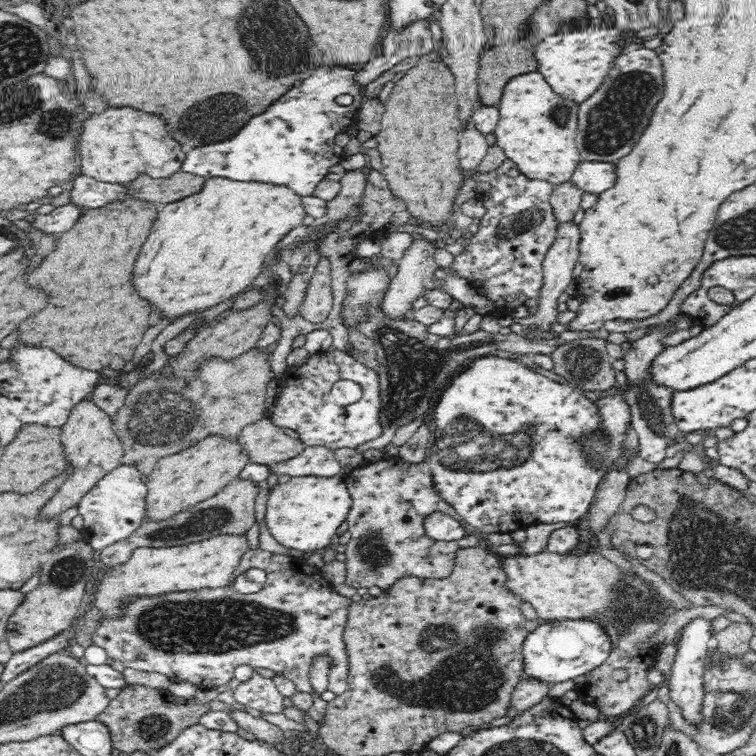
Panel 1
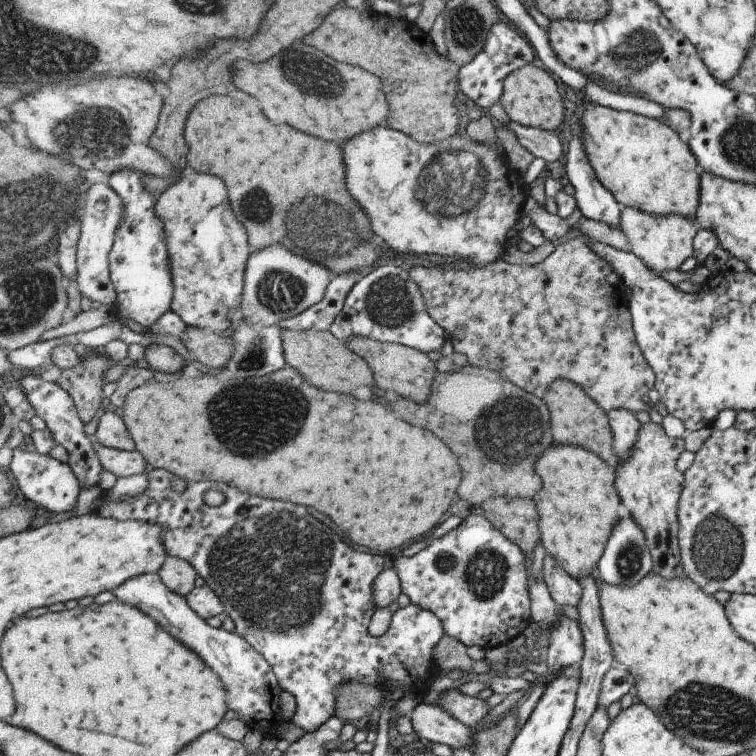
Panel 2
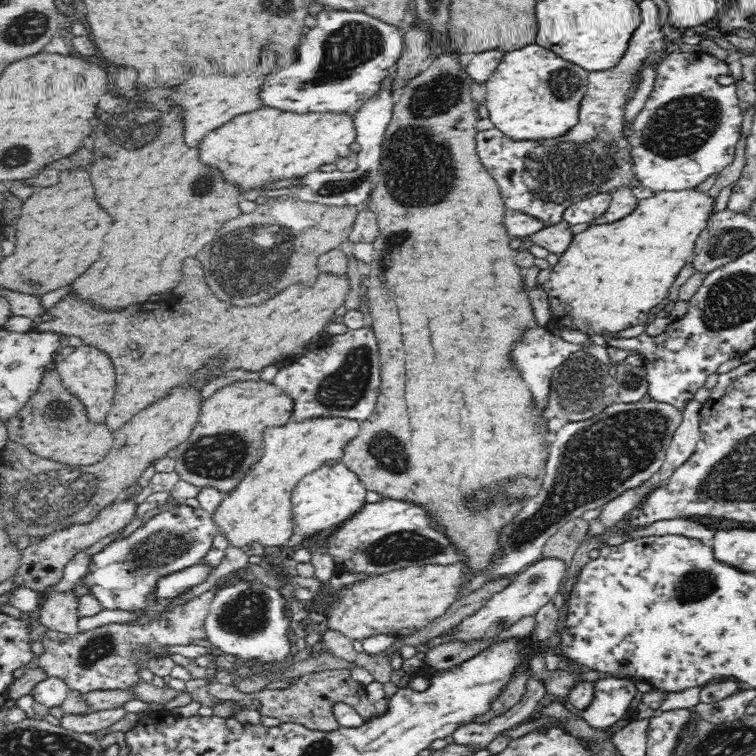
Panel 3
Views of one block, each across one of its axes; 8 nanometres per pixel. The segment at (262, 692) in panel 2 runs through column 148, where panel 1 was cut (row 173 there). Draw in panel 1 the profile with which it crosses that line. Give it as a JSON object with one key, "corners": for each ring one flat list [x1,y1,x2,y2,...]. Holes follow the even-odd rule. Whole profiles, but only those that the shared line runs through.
{"corners":[[581,161,569,182,583,194,598,196,612,188,615,180,614,163]]}

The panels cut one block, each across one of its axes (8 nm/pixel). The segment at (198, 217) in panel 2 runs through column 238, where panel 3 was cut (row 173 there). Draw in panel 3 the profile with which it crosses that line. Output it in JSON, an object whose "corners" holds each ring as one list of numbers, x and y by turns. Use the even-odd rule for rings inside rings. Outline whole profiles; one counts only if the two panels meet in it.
{"corners":[[262,106,234,116,228,124,210,132,198,150,200,162,216,168,222,180,236,186,240,194,259,192,264,195,282,181,298,180,328,164,334,166,338,158,350,156,349,146,354,142,354,118,348,114,296,114]]}

